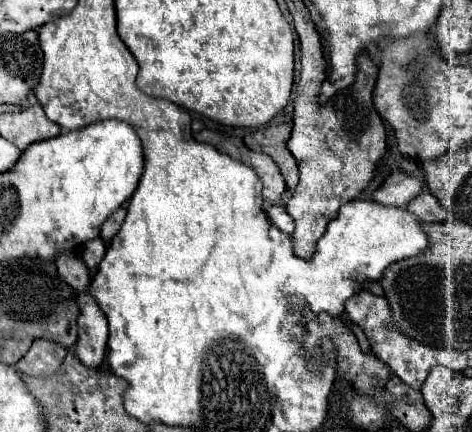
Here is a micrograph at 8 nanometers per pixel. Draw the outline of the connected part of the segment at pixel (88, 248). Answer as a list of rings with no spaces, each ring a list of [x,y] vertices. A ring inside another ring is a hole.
[[[95,238],[91,242],[87,242],[83,246],[83,262],[93,270],[99,266],[99,262],[103,260],[105,256],[105,242],[101,238]]]

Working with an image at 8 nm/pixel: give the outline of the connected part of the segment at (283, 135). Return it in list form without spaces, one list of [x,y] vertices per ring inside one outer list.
[[[279,124],[279,126],[267,126],[265,130],[251,132],[245,136],[245,146],[255,152],[263,152],[273,158],[273,162],[279,166],[285,182],[287,182],[287,192],[291,194],[299,182],[299,170],[293,154],[287,148],[289,140],[289,126]]]

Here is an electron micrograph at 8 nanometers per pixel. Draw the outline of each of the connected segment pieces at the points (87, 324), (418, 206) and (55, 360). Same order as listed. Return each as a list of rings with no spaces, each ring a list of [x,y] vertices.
[[[89,292],[77,296],[79,306],[79,340],[75,354],[77,358],[89,366],[97,368],[107,352],[107,318],[99,310],[97,302],[91,298]]]
[[[423,190],[421,194],[417,194],[409,204],[407,210],[417,216],[421,222],[445,222],[449,218],[447,210],[439,206],[439,202],[431,196],[431,192]]]
[[[39,338],[15,368],[29,376],[49,376],[59,369],[66,354],[67,350],[60,344]]]

